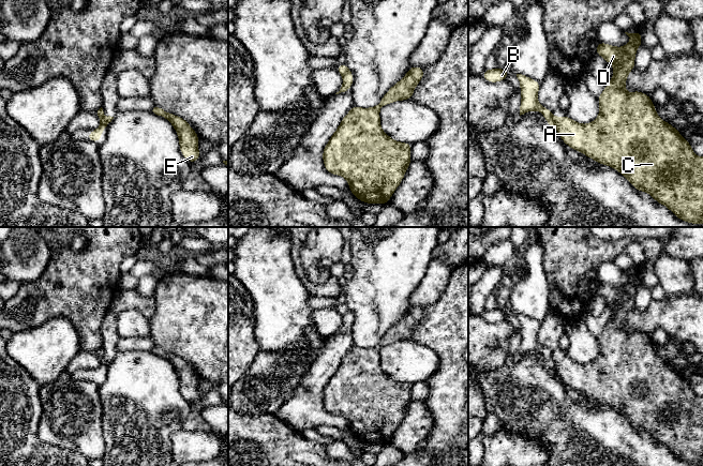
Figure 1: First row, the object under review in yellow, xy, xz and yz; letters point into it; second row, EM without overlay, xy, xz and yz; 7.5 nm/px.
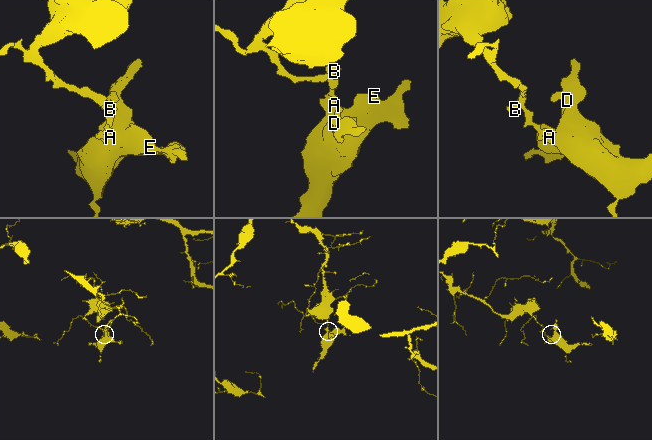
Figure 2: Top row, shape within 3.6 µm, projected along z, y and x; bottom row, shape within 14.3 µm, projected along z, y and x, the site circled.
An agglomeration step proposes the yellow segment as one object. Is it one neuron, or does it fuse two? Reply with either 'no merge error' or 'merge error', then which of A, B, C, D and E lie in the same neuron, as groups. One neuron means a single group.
merge error; A C D E / B

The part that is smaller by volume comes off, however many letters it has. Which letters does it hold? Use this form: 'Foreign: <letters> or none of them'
Foreign: A, C, D, E

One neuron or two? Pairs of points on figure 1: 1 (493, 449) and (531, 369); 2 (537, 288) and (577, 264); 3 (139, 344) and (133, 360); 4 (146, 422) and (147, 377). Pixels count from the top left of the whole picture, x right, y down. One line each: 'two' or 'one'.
1: two
2: two
3: two
4: one

